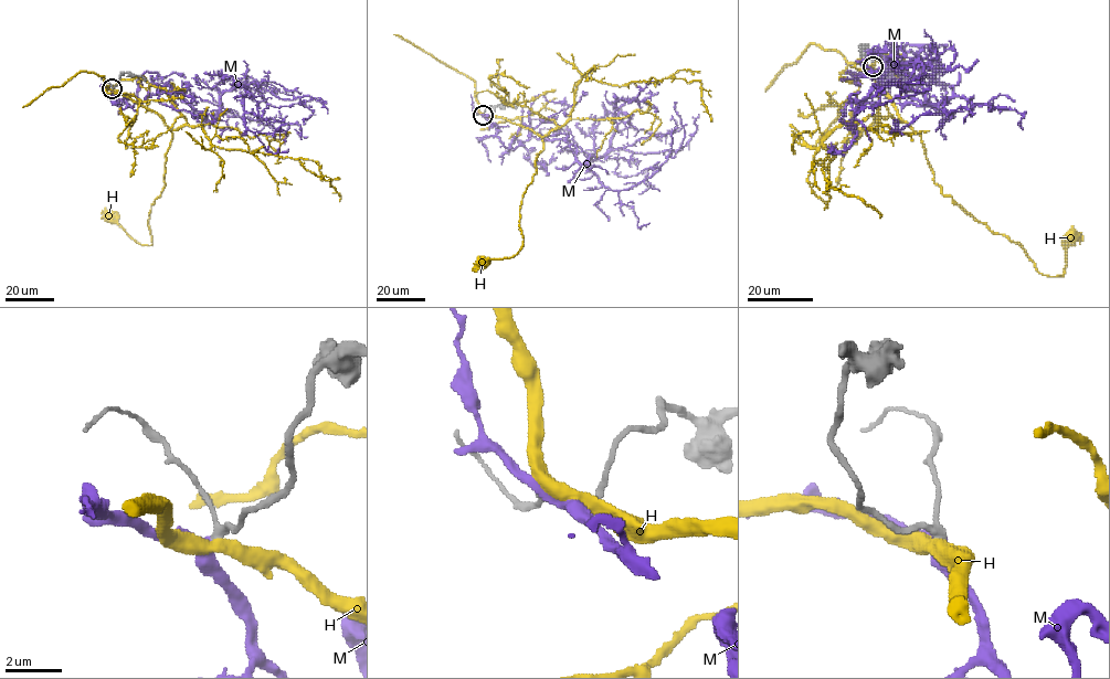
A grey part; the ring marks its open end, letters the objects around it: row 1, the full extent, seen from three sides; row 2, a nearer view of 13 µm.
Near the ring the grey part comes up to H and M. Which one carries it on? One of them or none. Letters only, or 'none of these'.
M

